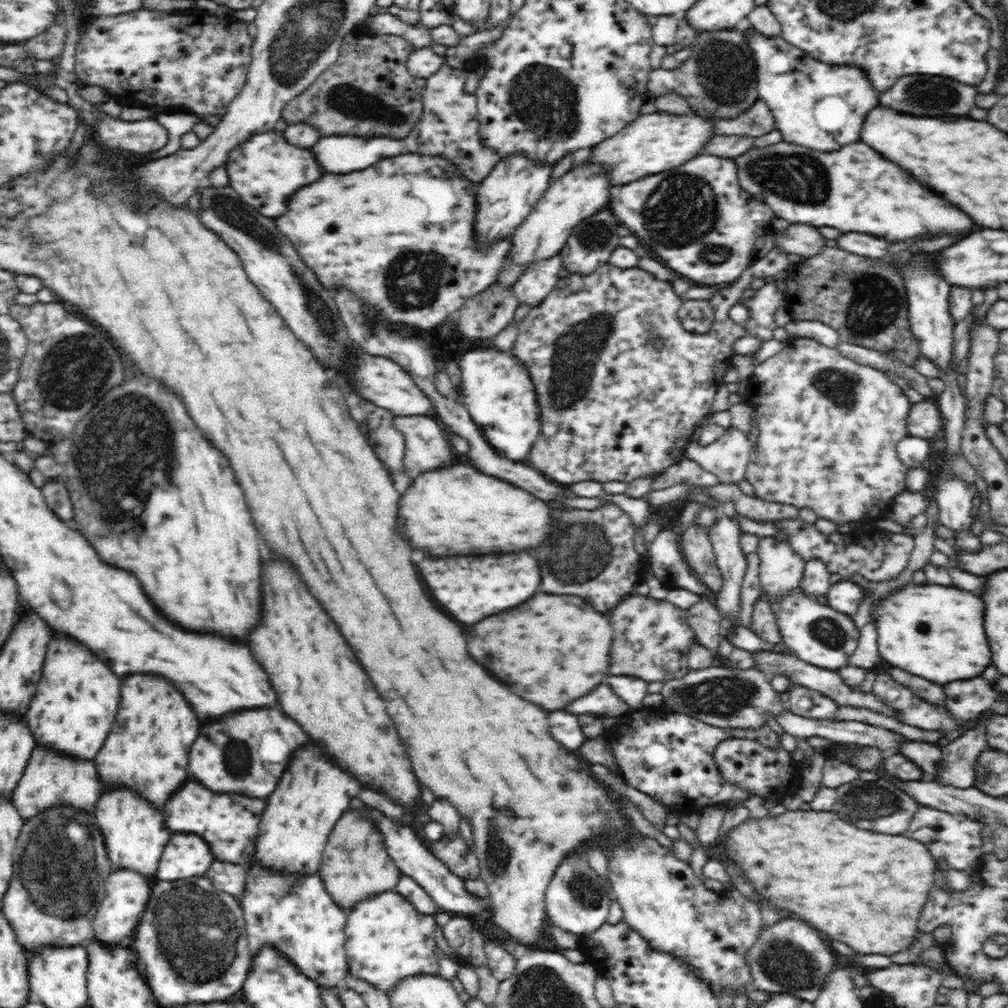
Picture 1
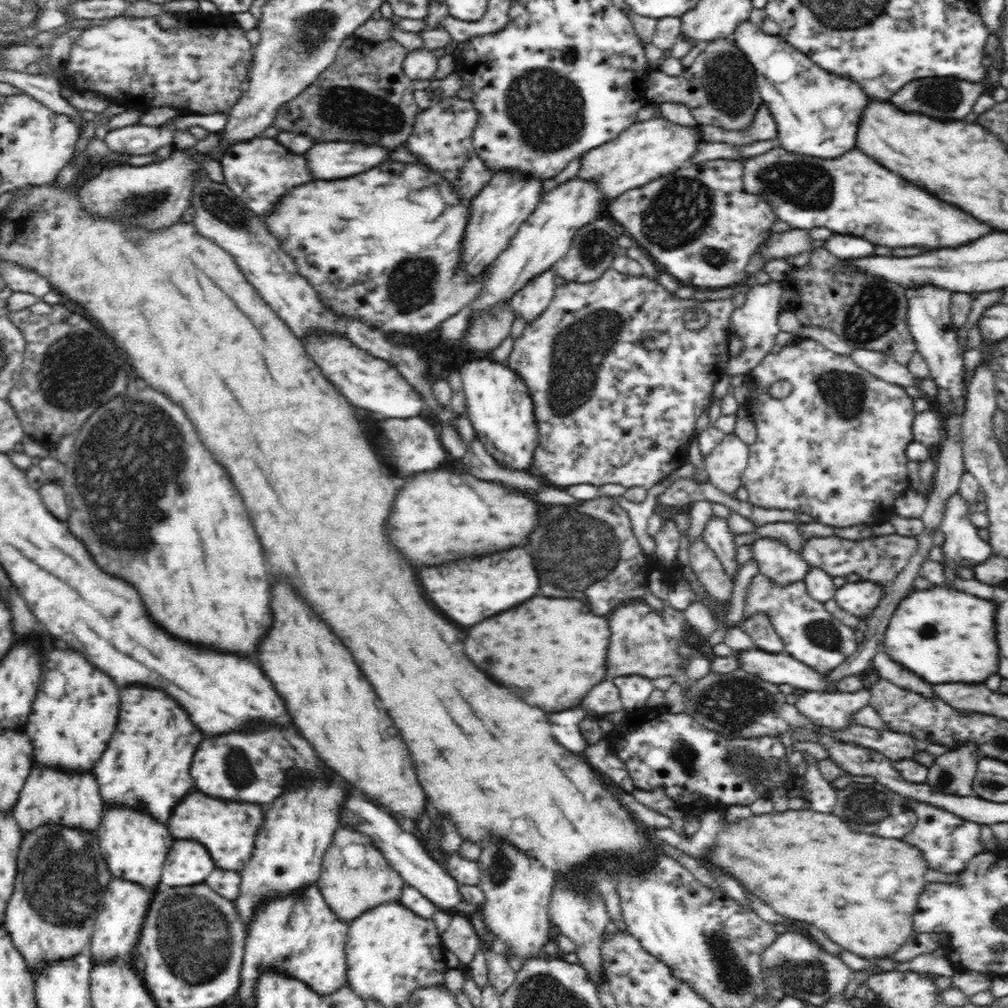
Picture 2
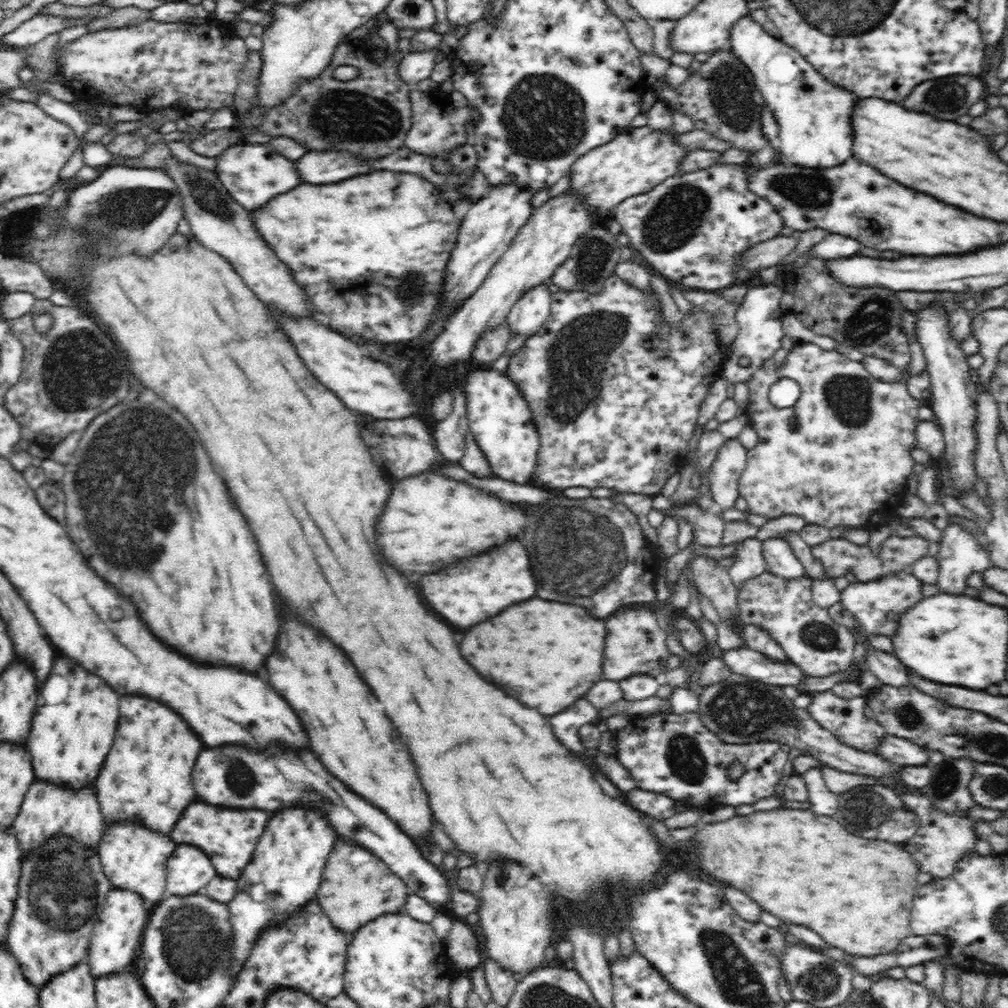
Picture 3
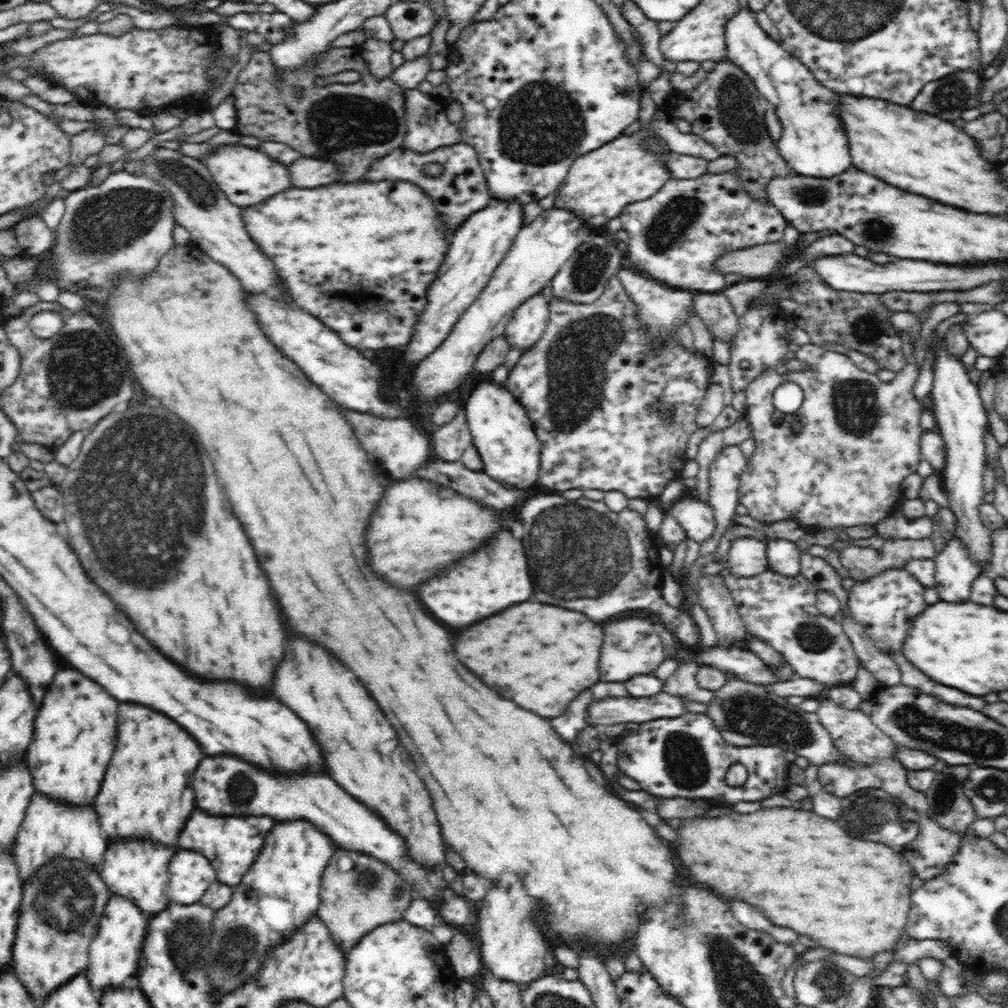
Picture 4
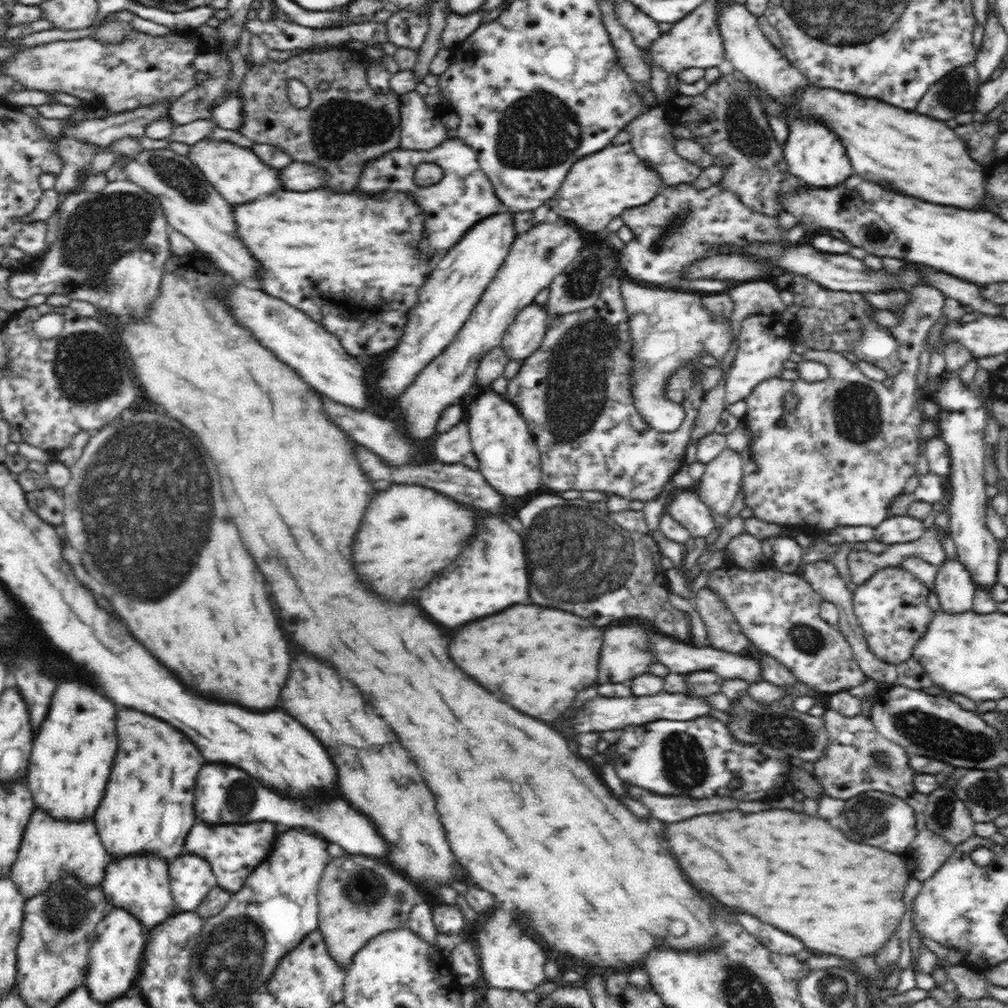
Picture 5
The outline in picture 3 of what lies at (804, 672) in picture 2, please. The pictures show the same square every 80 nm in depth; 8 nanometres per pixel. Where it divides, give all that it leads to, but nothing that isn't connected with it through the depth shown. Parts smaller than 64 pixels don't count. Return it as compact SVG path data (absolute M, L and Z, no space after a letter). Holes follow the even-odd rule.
M747 646L723 651L721 659L732 673L744 674L752 680L779 687L797 685L804 677L808 677L795 664L774 662L761 652Z

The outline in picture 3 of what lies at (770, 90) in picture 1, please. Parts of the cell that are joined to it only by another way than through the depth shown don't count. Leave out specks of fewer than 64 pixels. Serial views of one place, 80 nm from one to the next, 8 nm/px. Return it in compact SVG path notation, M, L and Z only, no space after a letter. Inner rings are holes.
M752 17L739 18L730 31L731 51L753 74L756 86L766 106L778 121L780 158L784 164L795 164L804 168L832 168L840 166L853 156L853 130L851 112L860 100L853 92L824 78L797 50L784 44L780 38L770 36Z

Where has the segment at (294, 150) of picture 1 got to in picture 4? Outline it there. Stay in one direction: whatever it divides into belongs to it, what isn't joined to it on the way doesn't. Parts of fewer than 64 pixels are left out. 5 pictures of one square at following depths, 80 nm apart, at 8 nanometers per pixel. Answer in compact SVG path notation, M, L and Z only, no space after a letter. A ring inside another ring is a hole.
M240 144L220 146L200 161L206 165L218 188L236 206L252 206L266 200L266 196L274 196L293 187L288 166L272 160L257 148L248 148Z

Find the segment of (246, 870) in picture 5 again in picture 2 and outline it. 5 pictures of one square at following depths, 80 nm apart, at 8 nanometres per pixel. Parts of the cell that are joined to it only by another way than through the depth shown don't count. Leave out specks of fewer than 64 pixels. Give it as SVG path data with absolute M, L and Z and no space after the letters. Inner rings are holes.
M192 790L172 812L167 827L175 840L188 839L204 845L218 869L241 873L252 857L256 835L264 822L266 806L255 802L234 802L212 798Z

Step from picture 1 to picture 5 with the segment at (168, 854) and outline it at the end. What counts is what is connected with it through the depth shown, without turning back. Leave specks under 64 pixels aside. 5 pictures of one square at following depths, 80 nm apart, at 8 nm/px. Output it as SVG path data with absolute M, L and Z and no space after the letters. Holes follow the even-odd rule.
M182 854L169 864L170 892L172 894L175 909L178 912L193 912L207 898L211 888L217 886L216 876L206 860L195 856Z

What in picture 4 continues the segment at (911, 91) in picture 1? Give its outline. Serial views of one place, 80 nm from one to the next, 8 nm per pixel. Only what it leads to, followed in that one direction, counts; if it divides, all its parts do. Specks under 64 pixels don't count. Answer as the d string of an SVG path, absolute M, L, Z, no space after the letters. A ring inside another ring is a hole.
M956 71L928 82L914 97L910 108L946 121L961 118L962 112L979 106L982 81L981 72Z

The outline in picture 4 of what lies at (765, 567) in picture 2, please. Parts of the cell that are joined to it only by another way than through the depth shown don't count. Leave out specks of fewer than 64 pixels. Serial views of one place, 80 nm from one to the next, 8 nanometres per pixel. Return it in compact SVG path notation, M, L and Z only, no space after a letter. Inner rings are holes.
M770 539L766 546L766 556L771 571L787 577L801 574L798 543L786 539Z

